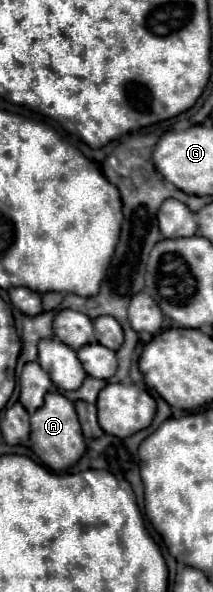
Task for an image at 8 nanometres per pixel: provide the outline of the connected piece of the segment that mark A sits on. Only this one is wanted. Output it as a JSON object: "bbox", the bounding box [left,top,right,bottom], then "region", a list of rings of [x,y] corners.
{"bbox":[30,393,86,471],"region":[[[46,393],[44,405],[30,417],[30,447],[44,465],[54,471],[70,469],[86,449],[74,403],[60,393]]]}

